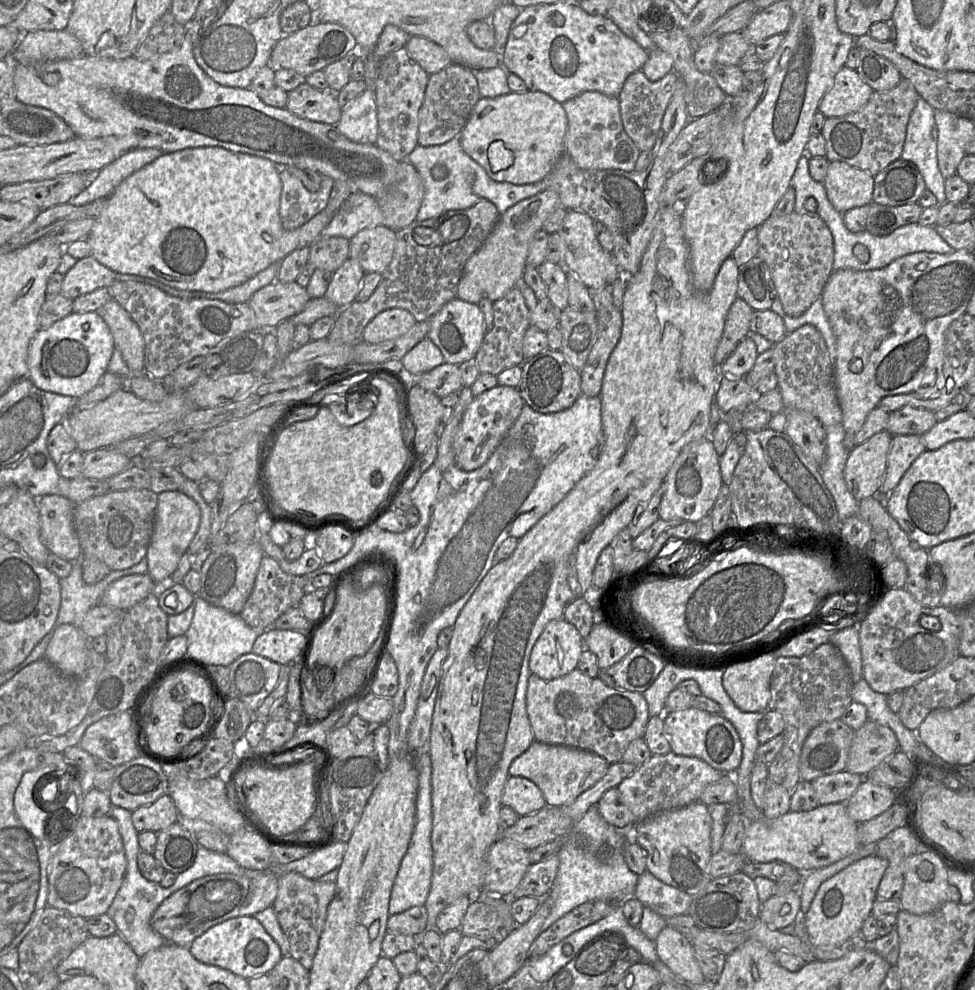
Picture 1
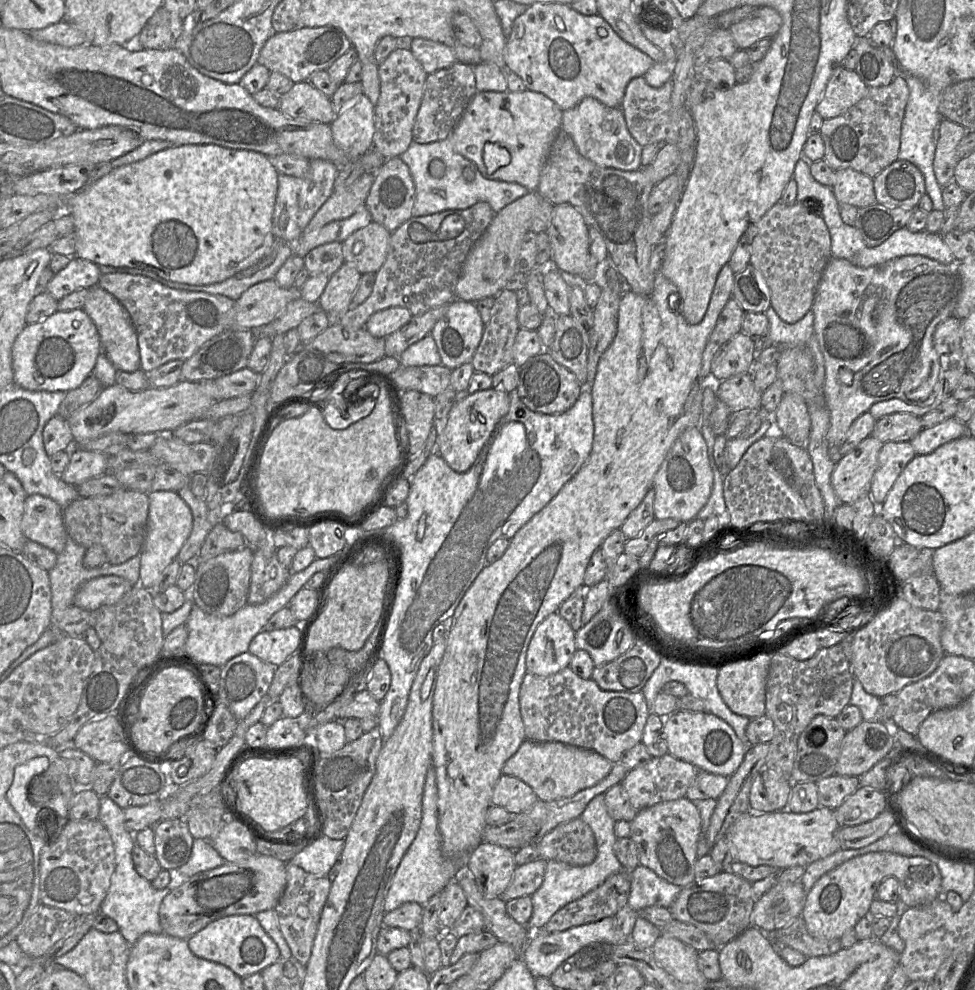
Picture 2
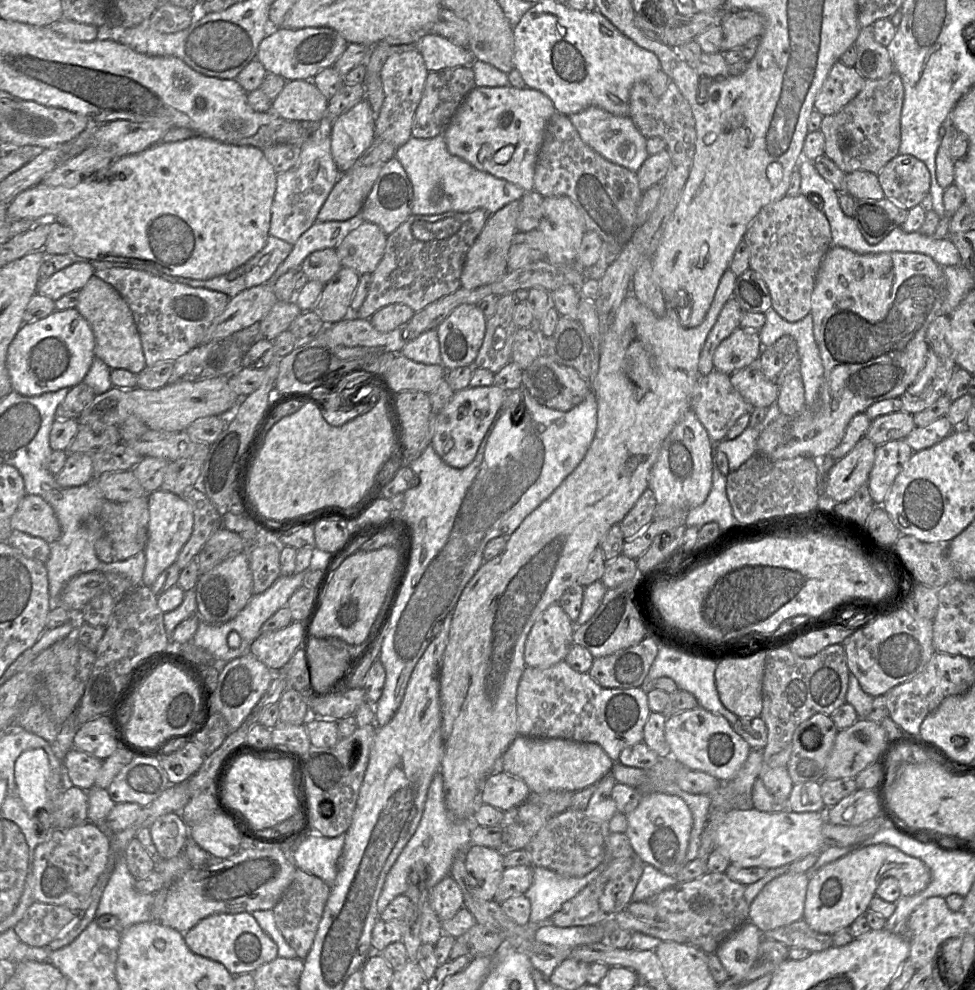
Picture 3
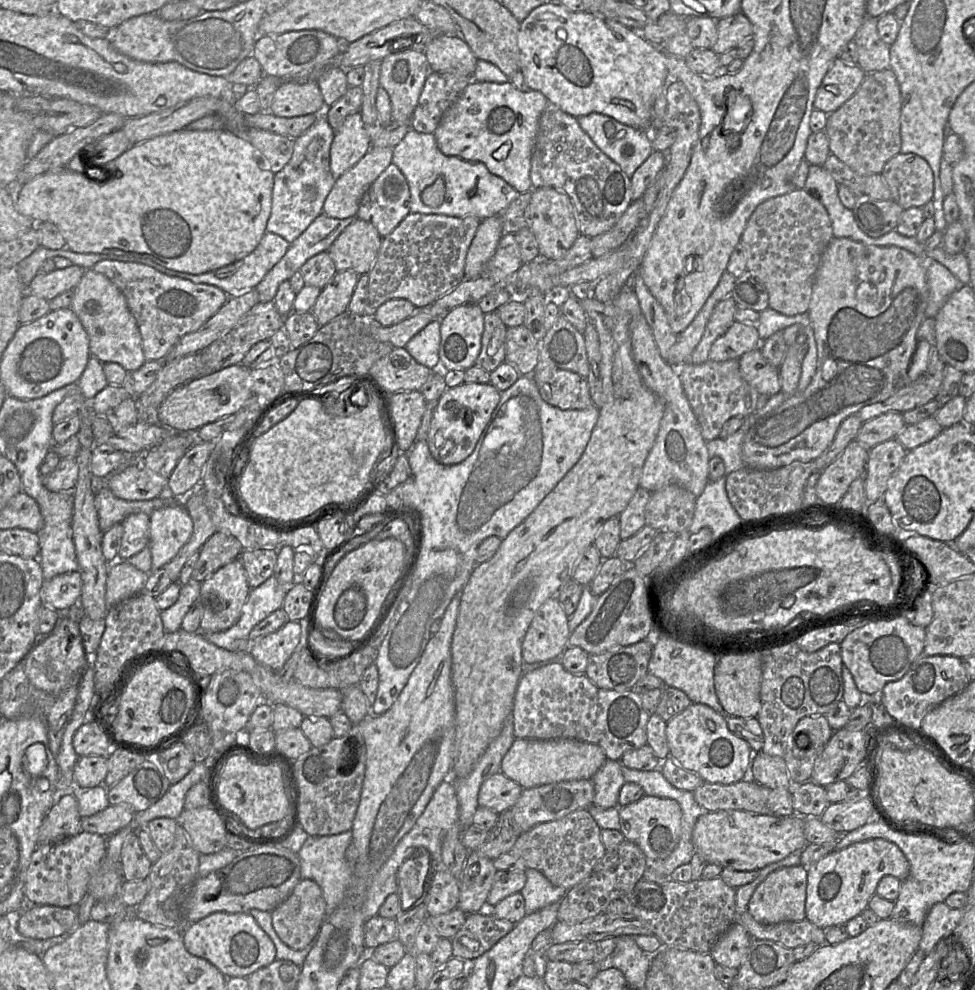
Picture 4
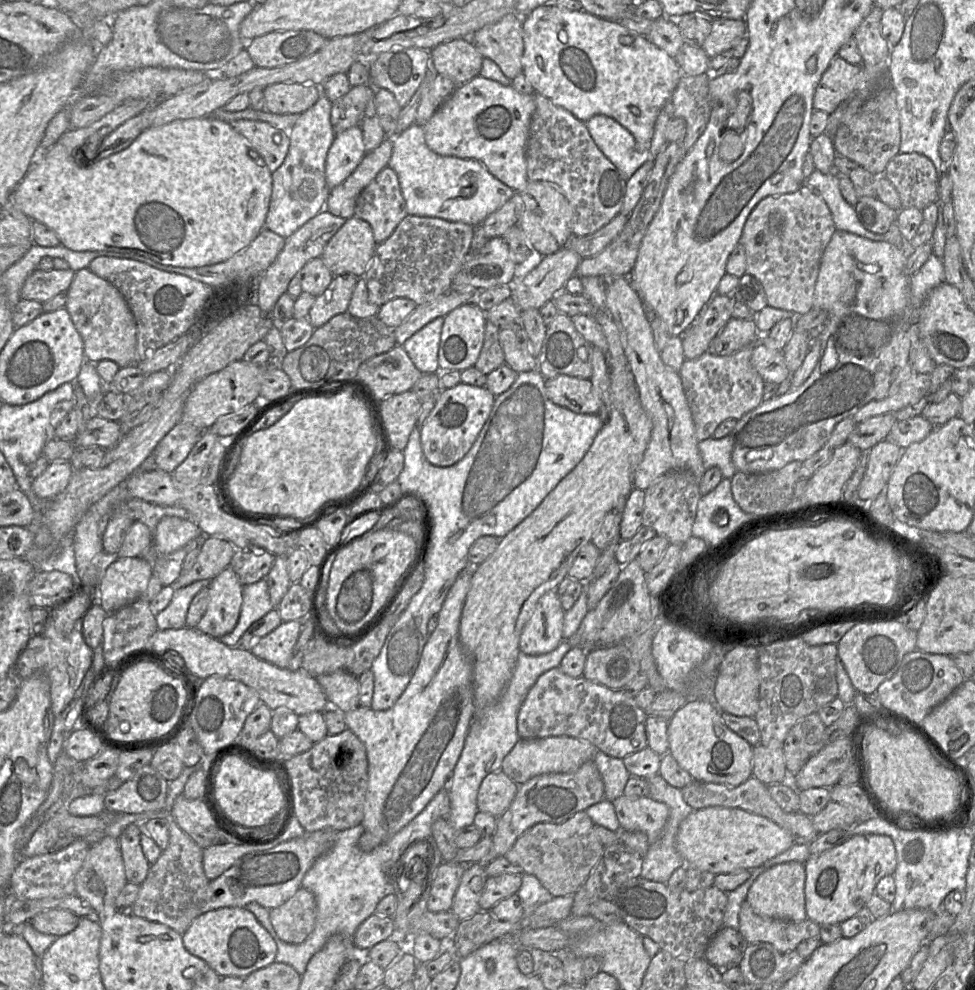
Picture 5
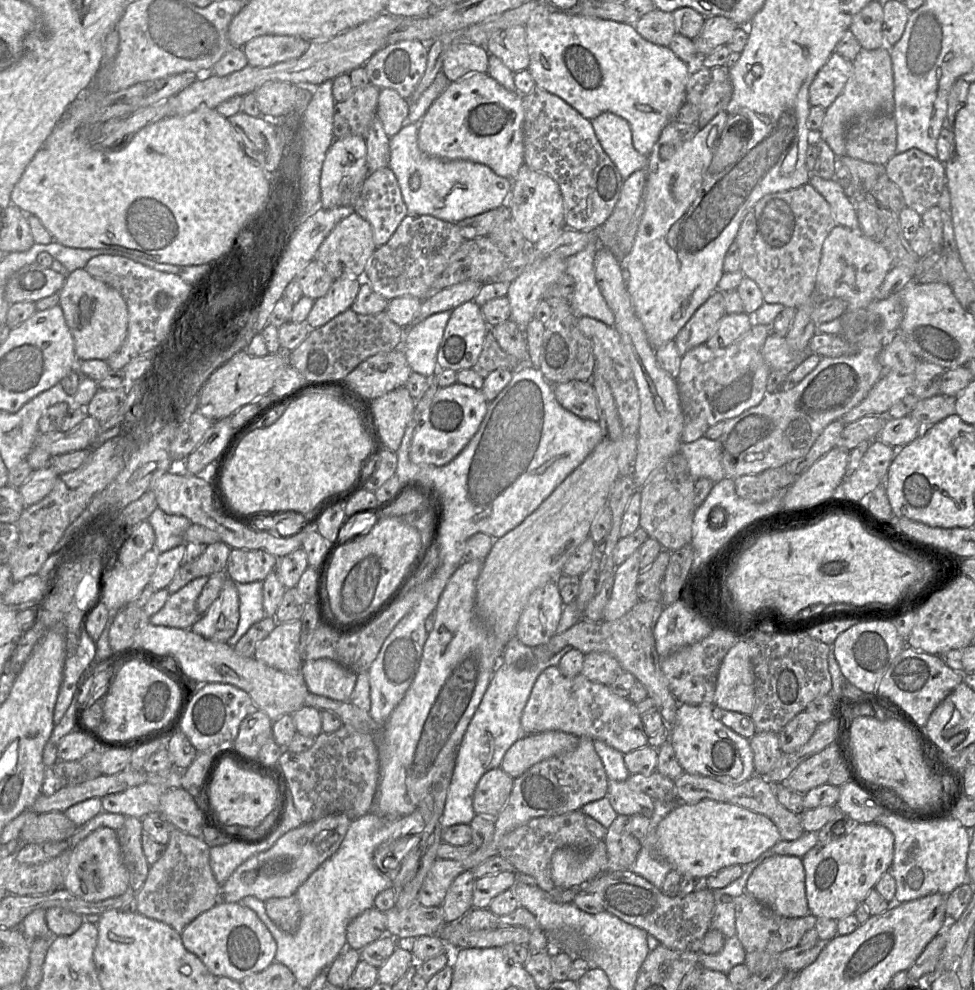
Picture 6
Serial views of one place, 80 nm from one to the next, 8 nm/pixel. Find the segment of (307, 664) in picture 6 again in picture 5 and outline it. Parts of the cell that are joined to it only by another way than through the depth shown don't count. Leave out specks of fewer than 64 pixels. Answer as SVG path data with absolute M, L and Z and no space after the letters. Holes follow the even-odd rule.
M335 671L316 677L331 707L345 713L354 710L359 704L359 680L346 671Z

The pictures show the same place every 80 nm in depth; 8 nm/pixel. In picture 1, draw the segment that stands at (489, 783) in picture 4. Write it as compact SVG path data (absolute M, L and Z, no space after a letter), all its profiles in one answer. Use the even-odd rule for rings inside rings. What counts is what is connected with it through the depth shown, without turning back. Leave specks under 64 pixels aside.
M509 776L502 793L502 805L511 807L518 815L536 813L545 805L539 787L522 776Z

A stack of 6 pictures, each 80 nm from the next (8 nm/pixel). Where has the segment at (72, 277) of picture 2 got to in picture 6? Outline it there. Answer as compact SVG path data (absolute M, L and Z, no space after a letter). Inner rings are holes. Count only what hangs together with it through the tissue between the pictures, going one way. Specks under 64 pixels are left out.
M36 262L14 272L7 280L4 296L11 305L17 302L37 302L59 294L66 277Z

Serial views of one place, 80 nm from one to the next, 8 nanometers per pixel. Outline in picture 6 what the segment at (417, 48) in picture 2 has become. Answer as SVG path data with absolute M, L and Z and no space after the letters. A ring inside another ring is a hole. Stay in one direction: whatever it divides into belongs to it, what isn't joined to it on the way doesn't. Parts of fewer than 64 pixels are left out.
M454 44L445 52L441 71L449 82L470 73L487 73L489 53L484 46Z

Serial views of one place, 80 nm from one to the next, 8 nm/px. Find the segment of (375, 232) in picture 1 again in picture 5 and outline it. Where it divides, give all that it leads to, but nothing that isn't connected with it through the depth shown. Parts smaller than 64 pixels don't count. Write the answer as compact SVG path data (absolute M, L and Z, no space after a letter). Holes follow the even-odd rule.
M352 216L329 240L321 255L332 275L352 274L361 278L370 265L378 243L371 226Z

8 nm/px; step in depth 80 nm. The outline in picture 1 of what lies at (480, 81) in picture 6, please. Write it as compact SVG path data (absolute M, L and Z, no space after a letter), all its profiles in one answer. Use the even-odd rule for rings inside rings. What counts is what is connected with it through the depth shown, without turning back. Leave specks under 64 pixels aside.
M542 91L509 92L493 98L480 97L463 127L459 139L464 152L476 161L496 182L516 185L544 179L565 153L568 120L562 103Z

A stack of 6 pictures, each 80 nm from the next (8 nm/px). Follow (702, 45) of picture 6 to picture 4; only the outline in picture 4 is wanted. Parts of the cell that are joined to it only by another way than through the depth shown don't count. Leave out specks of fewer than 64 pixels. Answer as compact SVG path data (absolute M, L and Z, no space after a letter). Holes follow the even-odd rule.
M743 12L715 21L718 38L711 49L718 55L737 48L747 37L753 37L752 24Z

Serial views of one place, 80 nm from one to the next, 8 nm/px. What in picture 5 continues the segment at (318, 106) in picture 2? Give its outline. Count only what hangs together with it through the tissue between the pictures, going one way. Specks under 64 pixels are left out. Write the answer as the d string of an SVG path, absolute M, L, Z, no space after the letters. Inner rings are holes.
M273 84L263 89L265 110L277 115L302 114L318 100L320 87L303 84Z

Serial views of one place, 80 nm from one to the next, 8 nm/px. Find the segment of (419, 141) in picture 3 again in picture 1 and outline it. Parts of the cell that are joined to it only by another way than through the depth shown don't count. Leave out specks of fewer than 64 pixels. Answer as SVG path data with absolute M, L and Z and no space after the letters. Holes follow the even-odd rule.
M454 137L441 145L417 145L406 160L417 170L424 185L424 196L416 217L420 221L440 216L448 211L468 209L480 199L493 203L501 215L521 200L548 189L546 178L523 185L492 180L486 171L464 152L459 137Z

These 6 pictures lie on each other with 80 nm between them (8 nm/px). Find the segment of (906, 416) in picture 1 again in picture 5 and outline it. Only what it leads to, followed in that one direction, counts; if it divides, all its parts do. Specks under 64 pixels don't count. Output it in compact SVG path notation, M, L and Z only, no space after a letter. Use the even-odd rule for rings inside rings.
M886 413L868 418L856 425L849 435L847 442L863 452L868 452L874 445L888 436L896 421L894 413Z

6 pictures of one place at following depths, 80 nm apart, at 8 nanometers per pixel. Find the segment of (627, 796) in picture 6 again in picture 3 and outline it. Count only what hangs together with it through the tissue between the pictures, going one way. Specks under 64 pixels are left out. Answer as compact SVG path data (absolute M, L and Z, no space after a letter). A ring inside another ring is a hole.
M666 793L643 795L637 807L626 815L625 834L634 852L645 863L675 877L686 865L686 853L693 824L690 809L682 798Z

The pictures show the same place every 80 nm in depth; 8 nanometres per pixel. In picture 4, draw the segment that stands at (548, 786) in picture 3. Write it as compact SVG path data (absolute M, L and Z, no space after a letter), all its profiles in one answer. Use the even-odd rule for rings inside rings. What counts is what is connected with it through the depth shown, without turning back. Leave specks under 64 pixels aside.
M516 738L501 762L501 772L523 789L562 781L592 779L607 760L597 744L573 738L549 740Z

